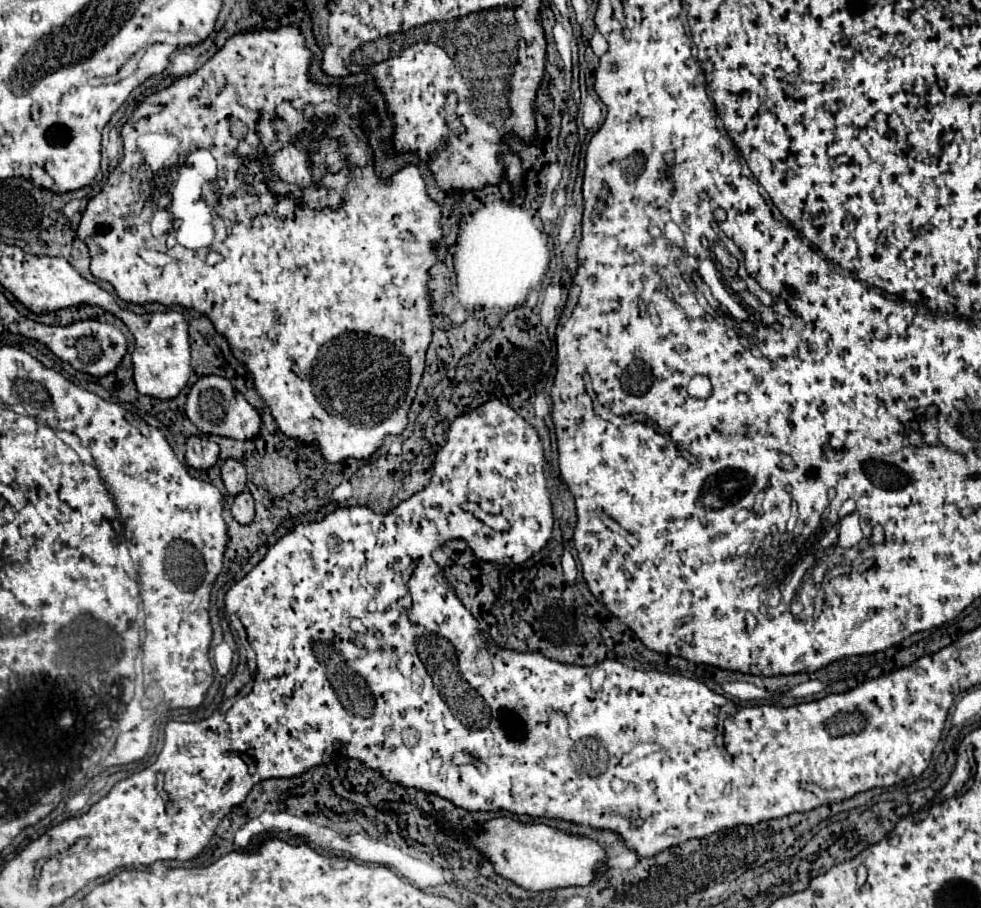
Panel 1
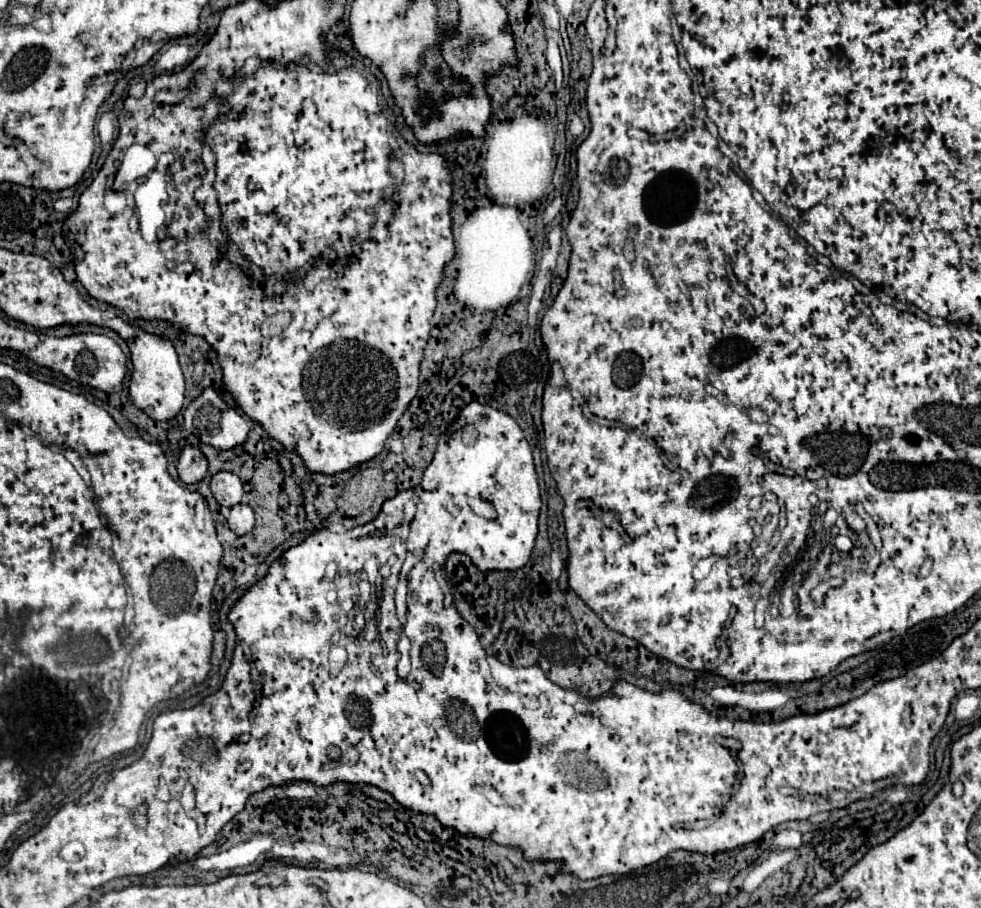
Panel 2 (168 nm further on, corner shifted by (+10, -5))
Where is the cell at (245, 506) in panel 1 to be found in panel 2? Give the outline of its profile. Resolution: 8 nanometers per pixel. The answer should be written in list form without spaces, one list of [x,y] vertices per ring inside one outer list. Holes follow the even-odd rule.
[[[236,504],[234,508],[230,508],[228,526],[238,536],[244,536],[244,534],[252,532],[252,528],[254,528],[254,512],[252,512],[252,508],[246,506],[246,504]]]

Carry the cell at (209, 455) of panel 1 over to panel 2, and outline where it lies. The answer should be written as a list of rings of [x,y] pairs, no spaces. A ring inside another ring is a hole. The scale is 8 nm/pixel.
[[[184,446],[178,458],[178,476],[186,484],[200,482],[208,472],[208,460],[196,446]]]

